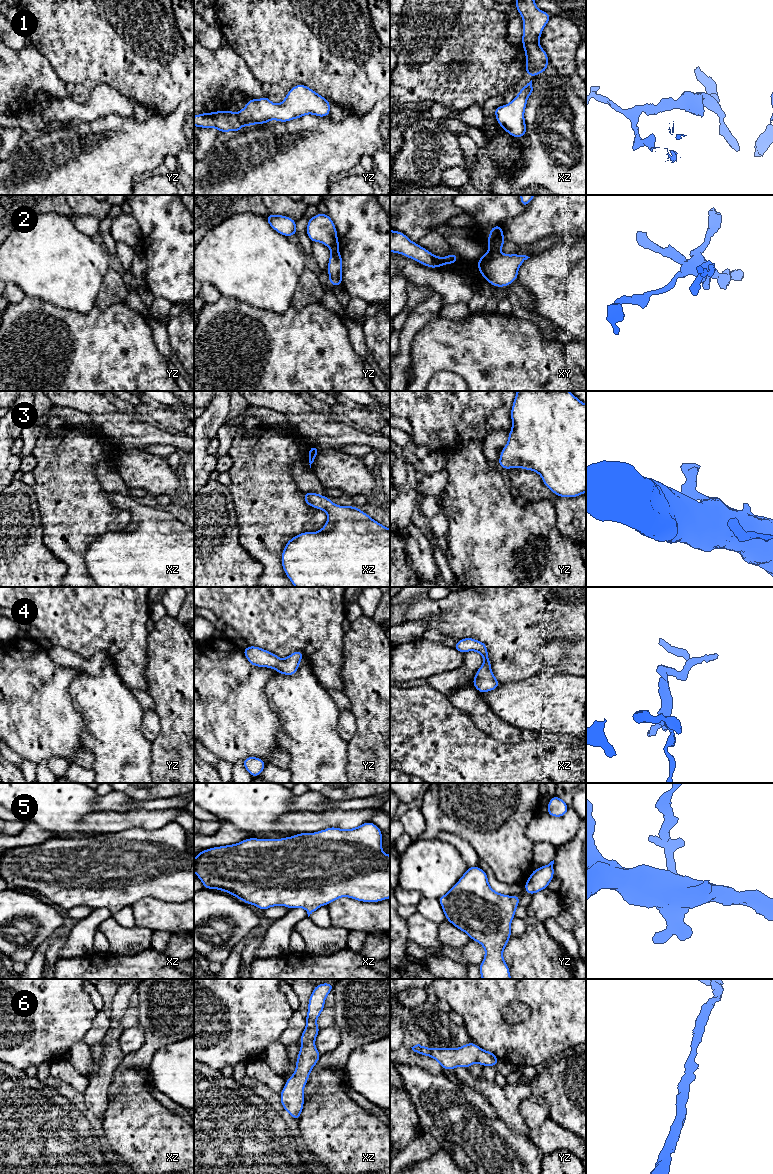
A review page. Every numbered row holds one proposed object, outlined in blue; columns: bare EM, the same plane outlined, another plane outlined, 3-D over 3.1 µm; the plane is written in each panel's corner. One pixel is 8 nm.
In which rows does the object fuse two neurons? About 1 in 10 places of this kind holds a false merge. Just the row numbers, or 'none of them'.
2

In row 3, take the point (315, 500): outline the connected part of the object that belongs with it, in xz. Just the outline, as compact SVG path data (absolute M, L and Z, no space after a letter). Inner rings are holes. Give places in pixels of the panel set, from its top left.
M304 492L305 503L327 513L327 522L317 532L303 532L291 538L281 556L286 576L295 587L390 587L390 529L356 506L339 506L323 495Z

